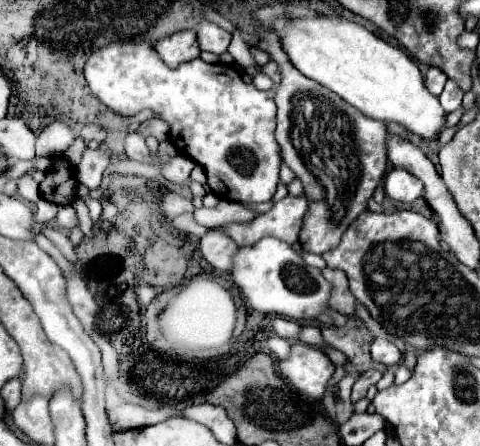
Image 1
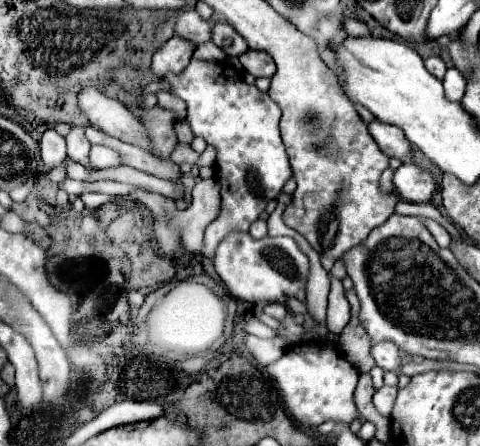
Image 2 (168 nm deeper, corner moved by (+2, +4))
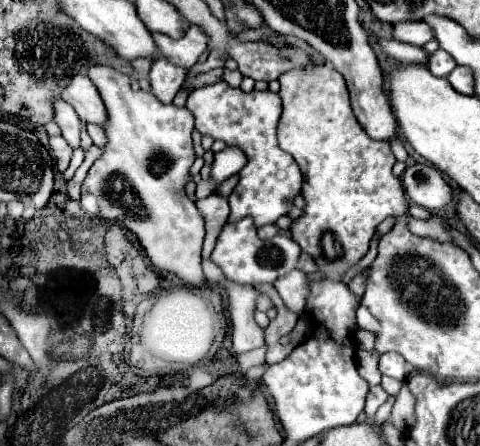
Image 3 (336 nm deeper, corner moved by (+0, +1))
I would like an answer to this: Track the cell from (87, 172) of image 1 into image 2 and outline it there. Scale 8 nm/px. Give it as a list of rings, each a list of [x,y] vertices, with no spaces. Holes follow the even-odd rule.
[[[72,127],[70,135],[66,137],[68,143],[68,157],[78,161],[80,165],[84,165],[88,171],[94,171],[92,163],[90,163],[90,143],[84,137],[84,129],[82,127]]]

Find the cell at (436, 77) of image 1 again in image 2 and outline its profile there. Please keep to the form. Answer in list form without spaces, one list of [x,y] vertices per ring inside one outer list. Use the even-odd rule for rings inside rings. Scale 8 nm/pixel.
[[[428,57],[426,61],[424,61],[424,65],[426,65],[426,69],[436,77],[436,79],[444,79],[444,73],[446,73],[446,65],[444,65],[444,61],[440,59],[440,57]]]

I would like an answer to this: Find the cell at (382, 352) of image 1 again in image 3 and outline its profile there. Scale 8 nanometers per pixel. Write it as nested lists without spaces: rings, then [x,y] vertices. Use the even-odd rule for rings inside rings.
[[[382,354],[380,356],[380,372],[390,376],[390,378],[396,378],[396,380],[406,380],[406,374],[408,374],[408,364],[406,360],[400,356],[400,354]]]

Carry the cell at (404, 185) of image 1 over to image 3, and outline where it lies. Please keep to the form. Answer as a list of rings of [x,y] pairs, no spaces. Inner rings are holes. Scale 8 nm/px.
[[[414,164],[404,172],[404,186],[408,196],[430,212],[442,210],[452,202],[452,188],[442,174],[430,164]]]

